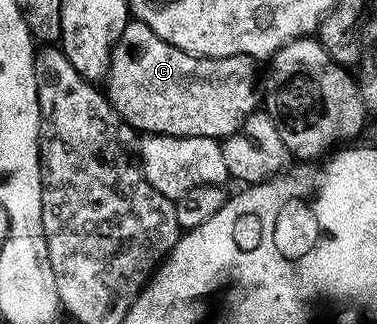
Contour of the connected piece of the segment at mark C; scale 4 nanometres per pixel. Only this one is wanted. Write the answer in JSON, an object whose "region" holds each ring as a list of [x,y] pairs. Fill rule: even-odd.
{"region":[[[131,21],[125,26],[123,33],[113,46],[113,52],[109,58],[109,68],[103,80],[103,90],[105,98],[109,100],[109,104],[115,109],[115,113],[119,113],[119,117],[123,117],[123,121],[127,121],[127,125],[131,125],[133,130],[138,133],[144,133],[145,135],[178,135],[179,137],[211,137],[218,141],[224,141],[228,135],[234,135],[236,131],[241,130],[241,124],[245,122],[245,118],[252,111],[258,110],[259,71],[257,75],[257,67],[259,67],[258,60],[252,59],[249,55],[204,59],[198,55],[183,53],[183,49],[175,49],[175,45],[163,41],[163,37],[156,35],[147,24]]]}

